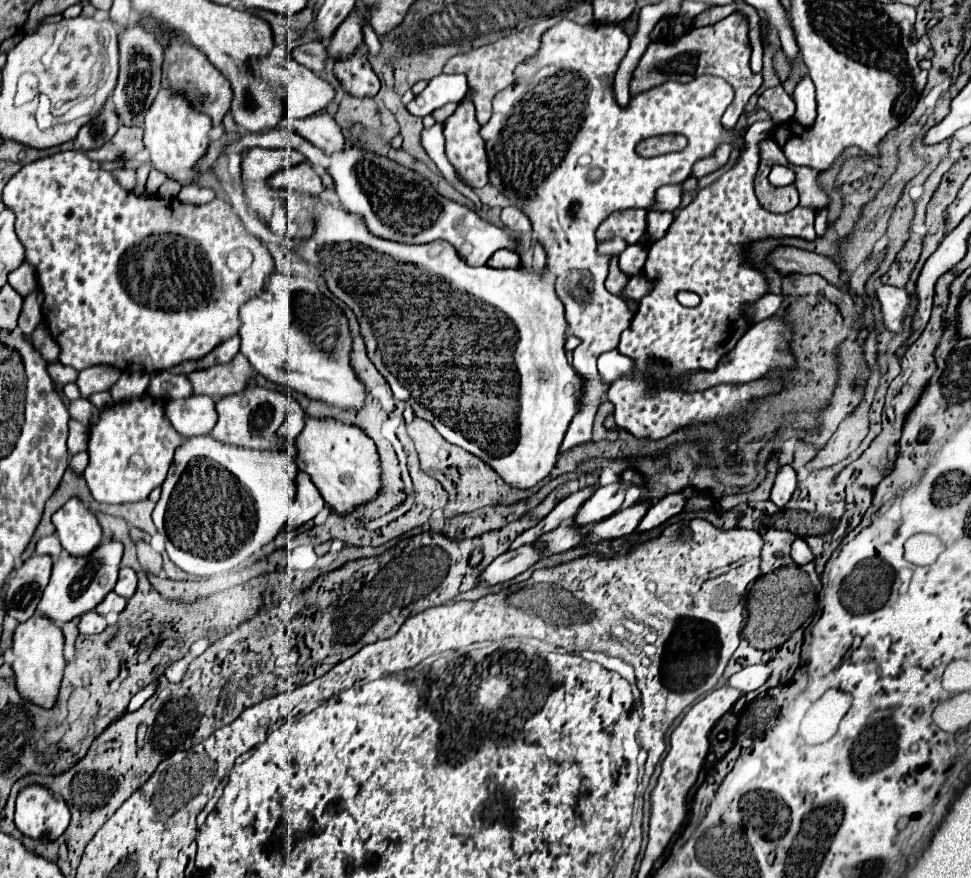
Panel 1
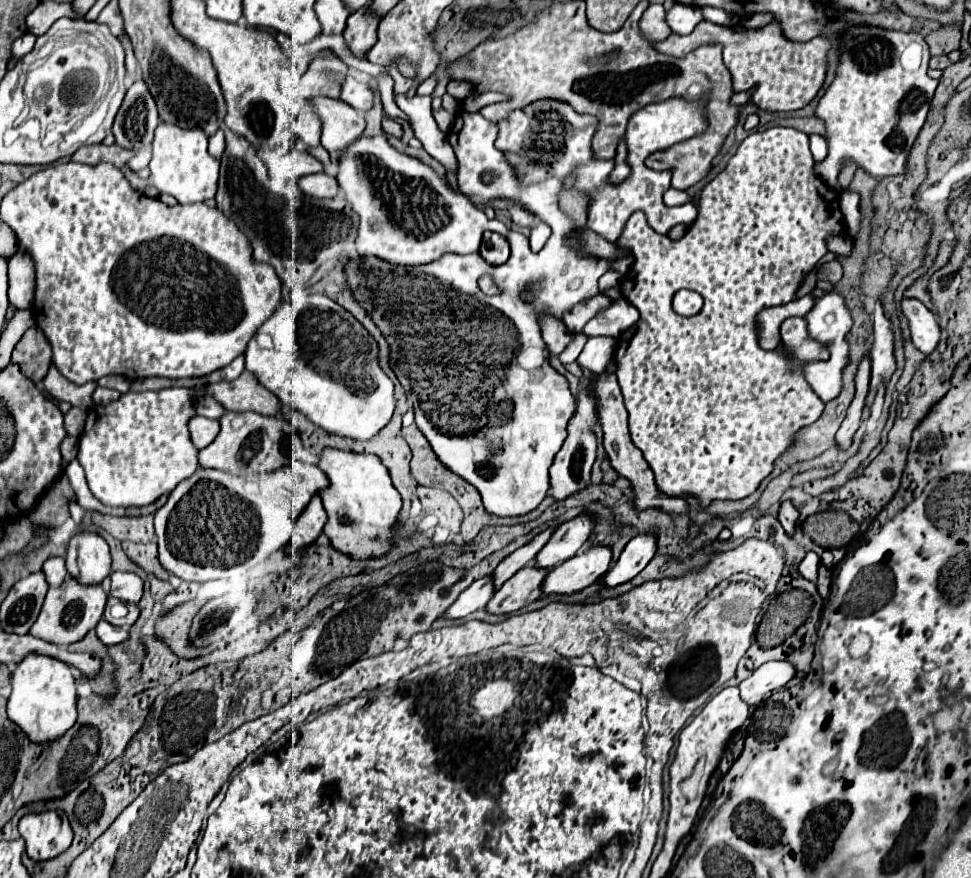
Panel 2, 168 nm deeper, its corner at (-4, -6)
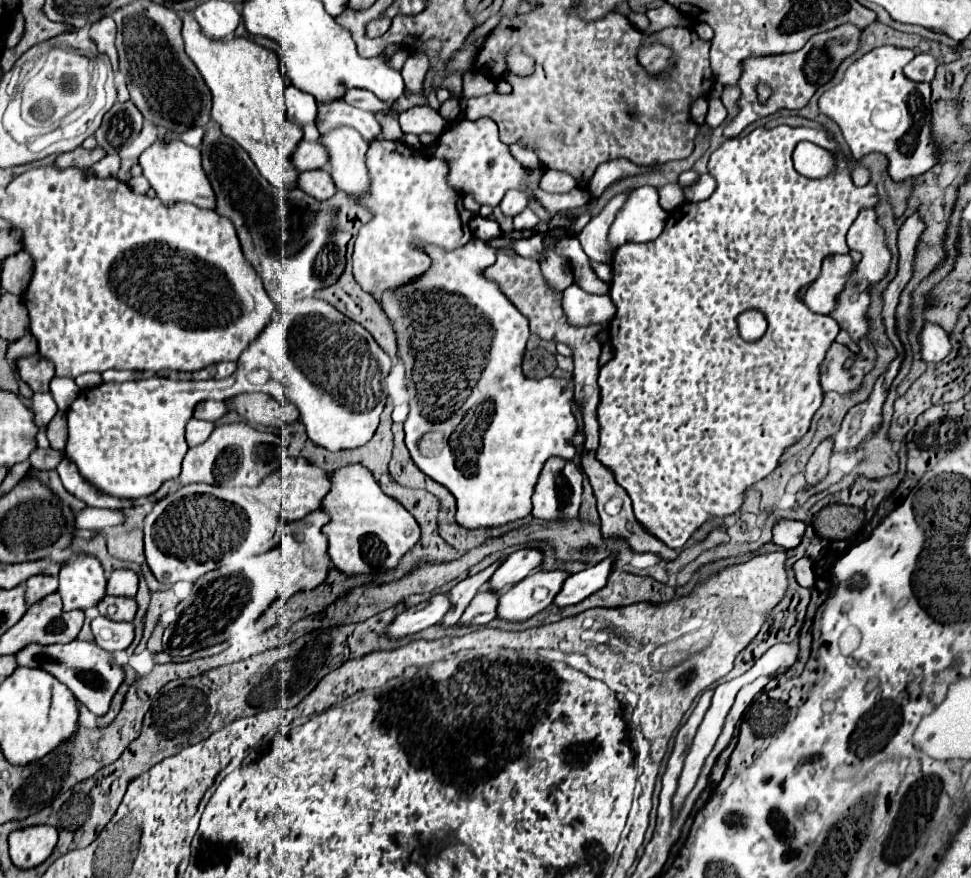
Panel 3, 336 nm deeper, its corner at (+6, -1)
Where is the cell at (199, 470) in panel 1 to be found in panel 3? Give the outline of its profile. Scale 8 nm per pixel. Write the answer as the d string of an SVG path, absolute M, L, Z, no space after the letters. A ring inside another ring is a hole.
M300 457L286 459L286 463L278 471L268 475L256 487L224 487L224 485L180 487L176 493L158 501L154 509L146 515L146 525L144 525L146 563L160 583L196 581L204 573L216 569L220 565L220 559L234 549L242 549L248 555L260 555L276 547L282 539L282 525L300 521L308 513L318 511L328 491L330 491L330 477L322 469L316 469L316 465L300 461Z

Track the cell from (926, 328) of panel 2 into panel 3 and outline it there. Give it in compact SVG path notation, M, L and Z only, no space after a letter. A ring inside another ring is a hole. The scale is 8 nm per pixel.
M934 323L924 325L920 341L922 341L922 359L932 365L944 361L952 349L948 333L944 333L944 329L940 329L940 325Z

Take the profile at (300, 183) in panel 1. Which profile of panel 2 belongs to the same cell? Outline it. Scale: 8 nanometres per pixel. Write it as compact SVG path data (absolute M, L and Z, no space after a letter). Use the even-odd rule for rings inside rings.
M318 172L318 174L308 174L304 178L298 180L298 188L314 198L334 198L340 188L334 176L328 176L326 172Z

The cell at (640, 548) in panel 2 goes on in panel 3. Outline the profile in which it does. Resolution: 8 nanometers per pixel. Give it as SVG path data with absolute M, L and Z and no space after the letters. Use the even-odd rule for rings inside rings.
M608 557L594 567L588 567L580 573L570 575L562 583L562 589L558 591L558 595L554 597L554 605L560 607L560 609L570 607L570 605L576 605L576 603L584 601L594 591L602 589L604 581L608 579L608 573L612 571L612 563L614 563L614 557Z

